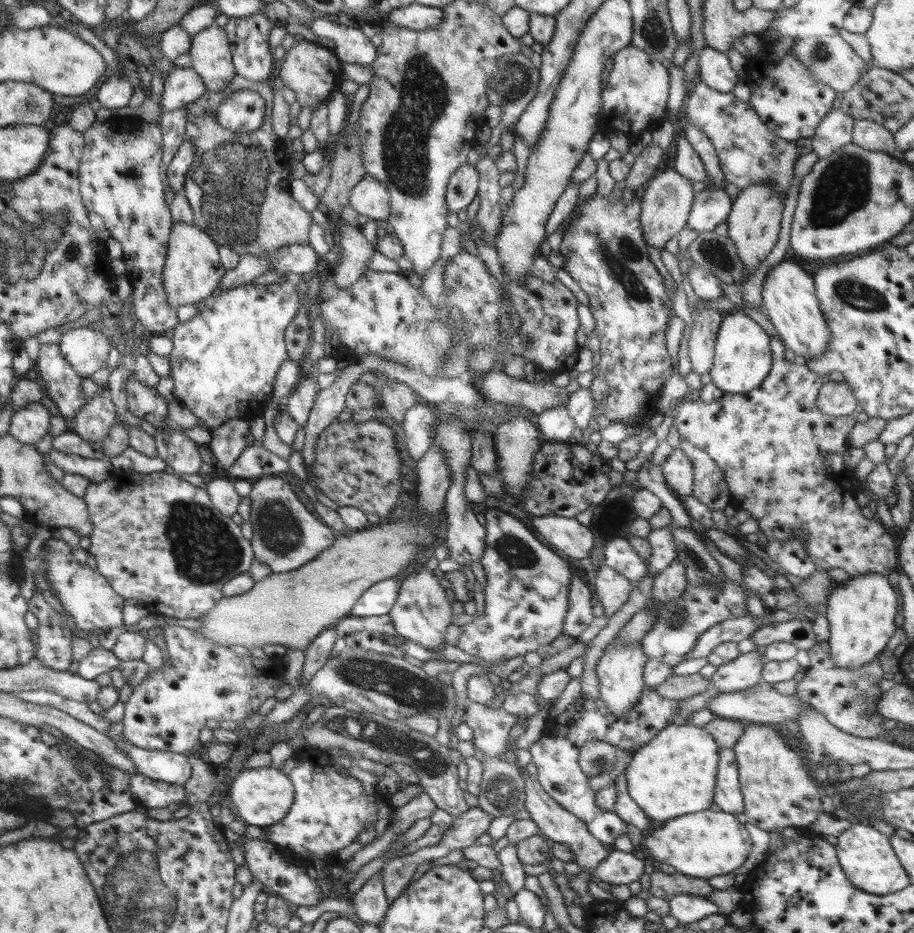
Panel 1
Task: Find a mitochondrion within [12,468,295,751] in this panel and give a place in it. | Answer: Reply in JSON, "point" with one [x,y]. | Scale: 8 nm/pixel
{"point":[205,550]}

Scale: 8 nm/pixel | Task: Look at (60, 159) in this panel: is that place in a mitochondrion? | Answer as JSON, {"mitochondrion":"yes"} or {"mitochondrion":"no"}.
{"mitochondrion":"no"}

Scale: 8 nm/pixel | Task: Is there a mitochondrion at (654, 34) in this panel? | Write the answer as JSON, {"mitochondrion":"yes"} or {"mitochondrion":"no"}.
{"mitochondrion":"yes"}

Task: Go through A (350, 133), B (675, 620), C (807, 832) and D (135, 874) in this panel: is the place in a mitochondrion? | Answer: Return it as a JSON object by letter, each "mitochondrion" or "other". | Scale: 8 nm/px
{"A":"other","B":"mitochondrion","C":"other","D":"mitochondrion"}

